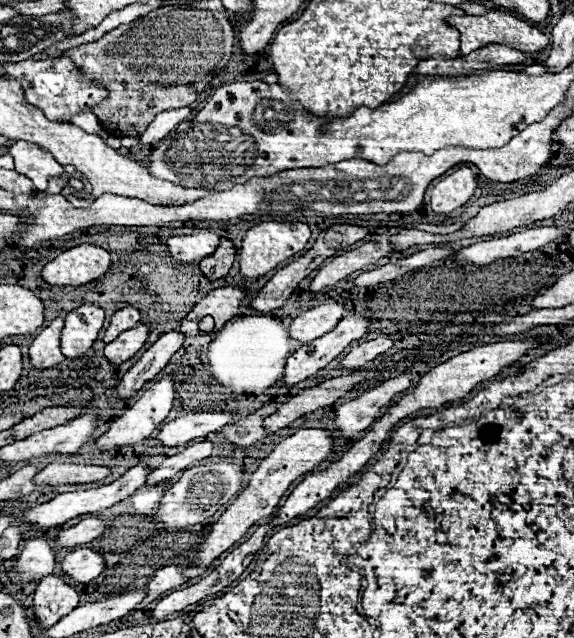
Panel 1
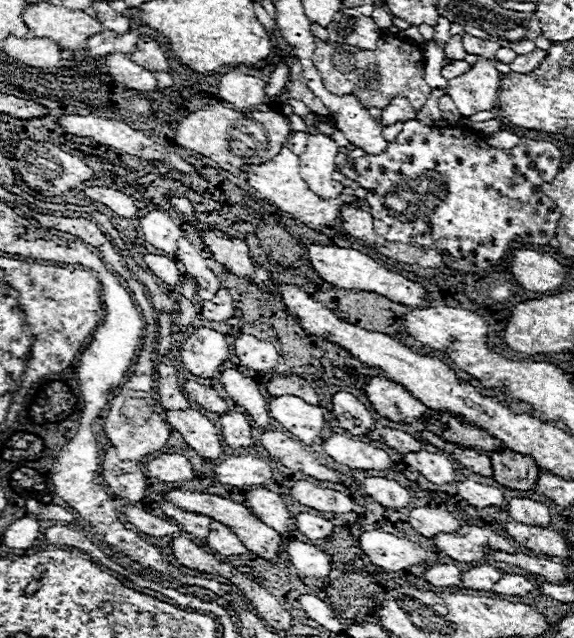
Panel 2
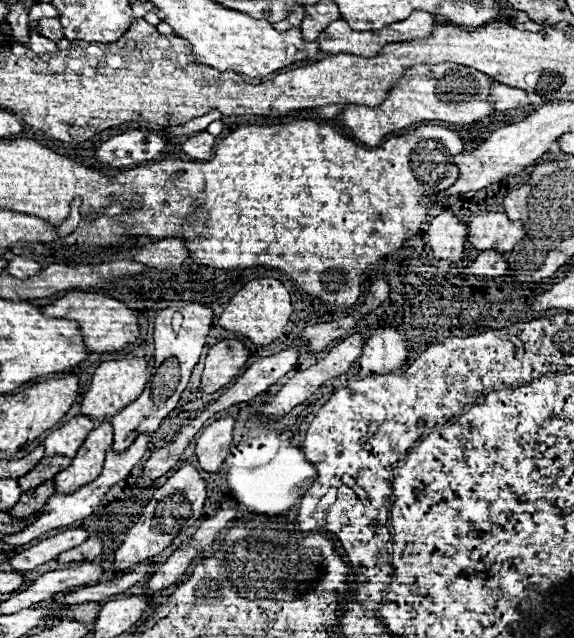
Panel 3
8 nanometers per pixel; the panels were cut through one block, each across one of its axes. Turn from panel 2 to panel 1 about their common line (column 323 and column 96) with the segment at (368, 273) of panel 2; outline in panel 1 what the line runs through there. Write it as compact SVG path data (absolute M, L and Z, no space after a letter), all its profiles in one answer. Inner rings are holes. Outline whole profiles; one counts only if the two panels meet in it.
M94 244L68 248L42 268L42 278L52 286L80 286L104 276L110 268L110 254Z

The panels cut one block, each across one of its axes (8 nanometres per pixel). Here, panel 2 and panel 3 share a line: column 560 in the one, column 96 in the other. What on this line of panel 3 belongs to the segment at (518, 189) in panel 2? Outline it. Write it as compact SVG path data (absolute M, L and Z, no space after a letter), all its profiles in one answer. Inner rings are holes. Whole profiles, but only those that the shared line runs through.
M132 130L112 136L96 150L96 162L108 168L140 166L156 160L164 150L162 138L146 130Z

